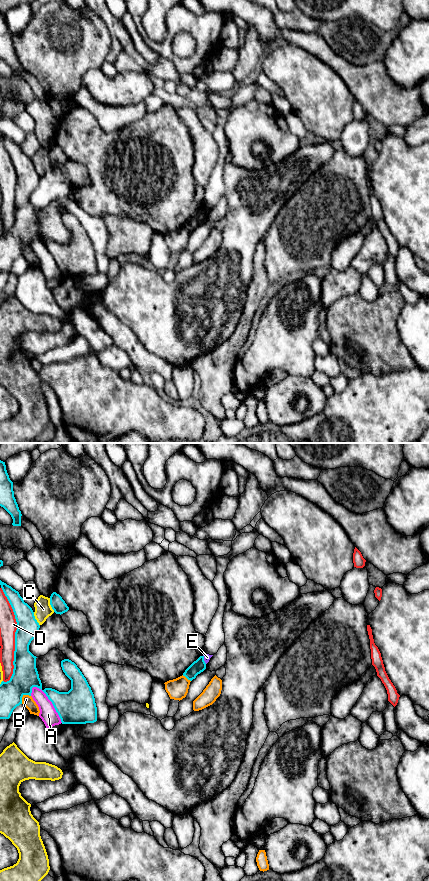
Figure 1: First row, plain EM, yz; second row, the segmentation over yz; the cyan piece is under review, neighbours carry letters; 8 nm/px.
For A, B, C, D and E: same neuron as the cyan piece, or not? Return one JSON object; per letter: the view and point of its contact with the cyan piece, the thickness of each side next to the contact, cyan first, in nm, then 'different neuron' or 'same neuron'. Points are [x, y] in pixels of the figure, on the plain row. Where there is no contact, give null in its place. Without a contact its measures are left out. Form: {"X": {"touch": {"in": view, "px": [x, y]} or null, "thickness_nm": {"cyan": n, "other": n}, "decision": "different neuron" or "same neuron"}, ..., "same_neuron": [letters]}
{"A": {"touch": {"in": "yz", "px": [51, 253]}, "thickness_nm": {"cyan": 280, "other": 140}, "decision": "different neuron"}, "B": {"touch": {"in": "yz", "px": [22, 248]}, "thickness_nm": {"cyan": 220, "other": 90}, "decision": "different neuron"}, "C": {"touch": {"in": "yz", "px": [50, 156]}, "thickness_nm": {"cyan": 120, "other": 140}, "decision": "different neuron"}, "D": {"touch": {"in": "yz", "px": [15, 187]}, "thickness_nm": {"cyan": 180, "other": 140}, "decision": "different neuron"}, "E": {"touch": {"in": "yz", "px": [203, 211]}, "thickness_nm": {"cyan": 110, "other": 50}, "decision": "different neuron"}, "same_neuron": []}

